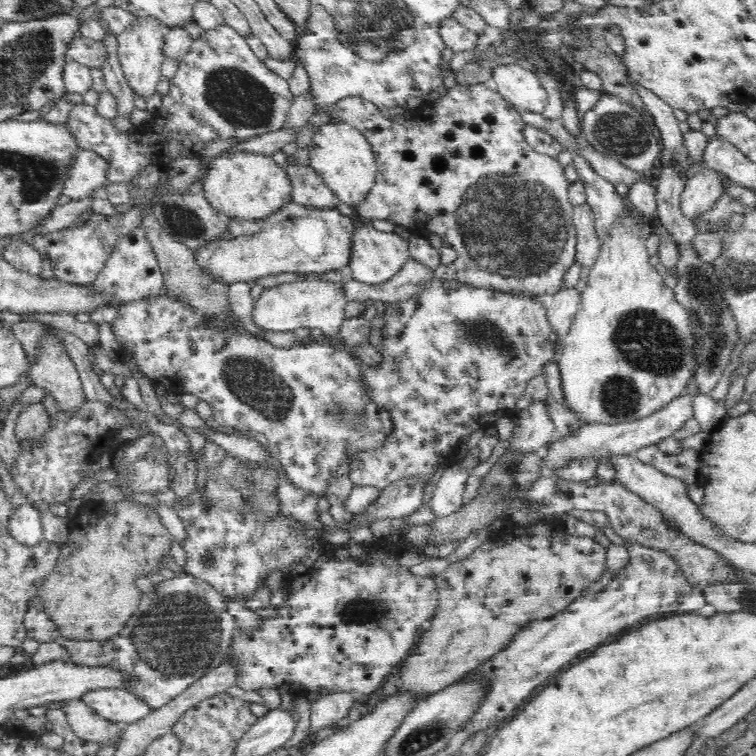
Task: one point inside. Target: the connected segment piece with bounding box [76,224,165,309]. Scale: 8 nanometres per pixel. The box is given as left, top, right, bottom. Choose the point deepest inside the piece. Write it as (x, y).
(132, 272)

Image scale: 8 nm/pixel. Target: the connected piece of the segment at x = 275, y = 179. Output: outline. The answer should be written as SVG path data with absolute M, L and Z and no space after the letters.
M250 153L223 154L211 162L208 176L203 180L203 195L220 215L236 221L262 221L280 212L293 202L293 184L285 166L280 167L272 157Z

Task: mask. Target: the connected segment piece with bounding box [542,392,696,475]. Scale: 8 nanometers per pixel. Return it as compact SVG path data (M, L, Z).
M682 393L674 400L666 403L666 406L659 408L656 412L650 414L646 418L640 420L632 420L622 422L622 424L606 424L600 422L590 422L581 426L581 429L573 437L557 439L549 447L543 451L543 475L553 475L555 467L564 465L568 458L572 456L596 456L599 458L602 454L630 454L636 453L638 448L649 444L656 444L662 438L672 437L676 430L680 430L684 426L686 420L695 418L694 399L696 396Z

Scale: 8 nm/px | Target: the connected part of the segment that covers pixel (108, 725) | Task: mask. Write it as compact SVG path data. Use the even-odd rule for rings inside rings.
M82 699L61 702L74 732L84 741L99 743L102 746L118 746L124 732L116 722L100 716Z

